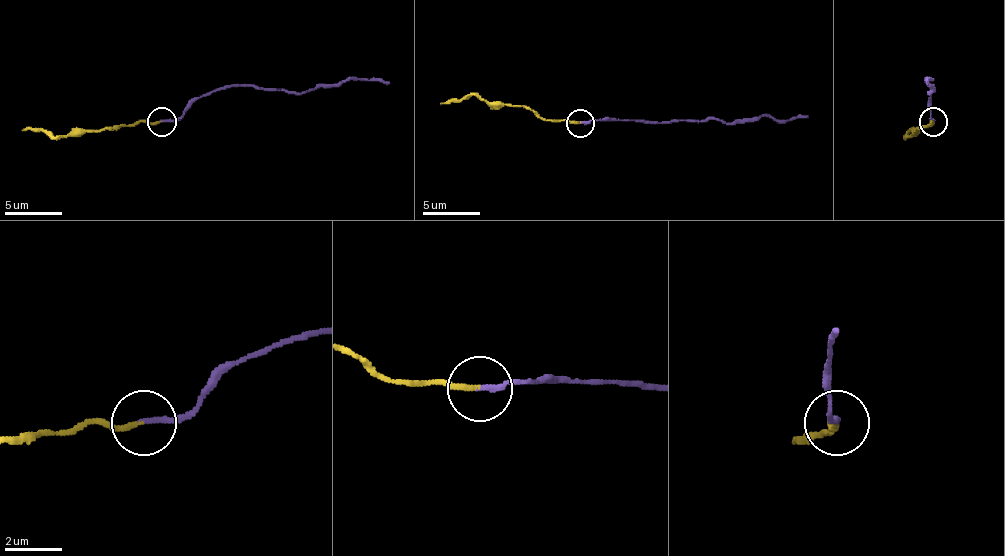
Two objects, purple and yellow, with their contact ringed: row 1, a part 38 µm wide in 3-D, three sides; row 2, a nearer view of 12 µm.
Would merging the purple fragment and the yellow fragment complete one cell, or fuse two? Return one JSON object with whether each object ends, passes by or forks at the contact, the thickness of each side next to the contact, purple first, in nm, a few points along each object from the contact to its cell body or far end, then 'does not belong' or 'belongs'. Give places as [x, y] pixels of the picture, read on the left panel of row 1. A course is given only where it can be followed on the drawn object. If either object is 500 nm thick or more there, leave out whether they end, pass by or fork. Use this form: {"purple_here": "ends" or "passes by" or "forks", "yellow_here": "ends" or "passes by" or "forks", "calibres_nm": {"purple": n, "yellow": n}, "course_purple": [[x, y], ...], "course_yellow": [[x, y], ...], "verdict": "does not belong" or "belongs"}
{"purple_here": "ends", "yellow_here": "ends", "calibres_nm": {"purple": 200, "yellow": 180}, "course_purple": [[161, 122], [178, 119], [201, 96], [232, 85], [283, 88], [292, 94], [346, 79], [383, 79], [388, 85]], "course_yellow": [[161, 122], [70, 131], [56, 136], [21, 131]], "verdict": "belongs"}

